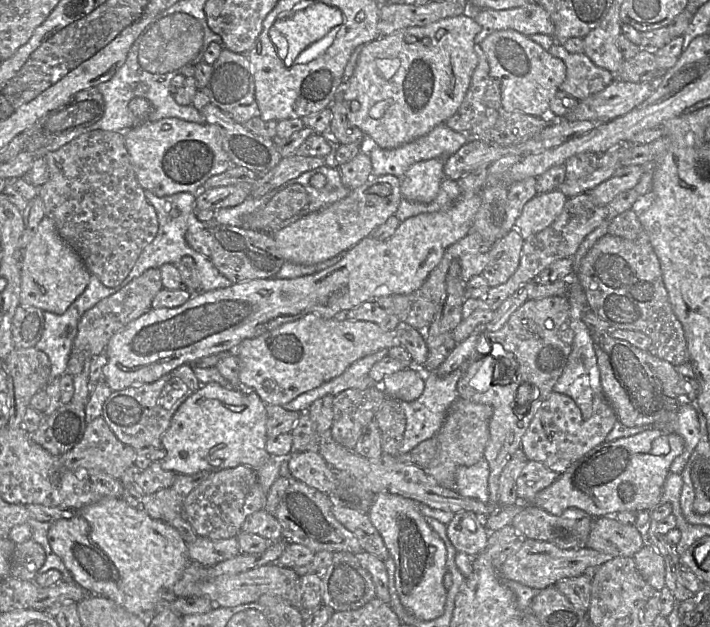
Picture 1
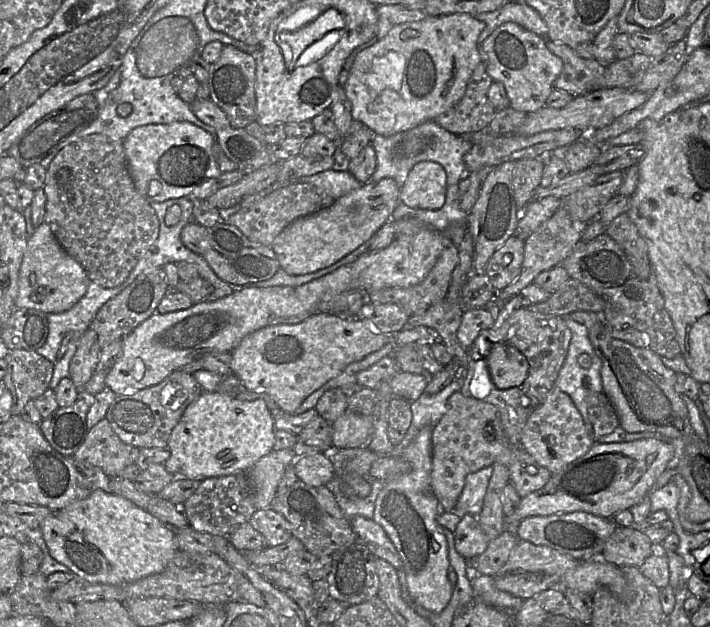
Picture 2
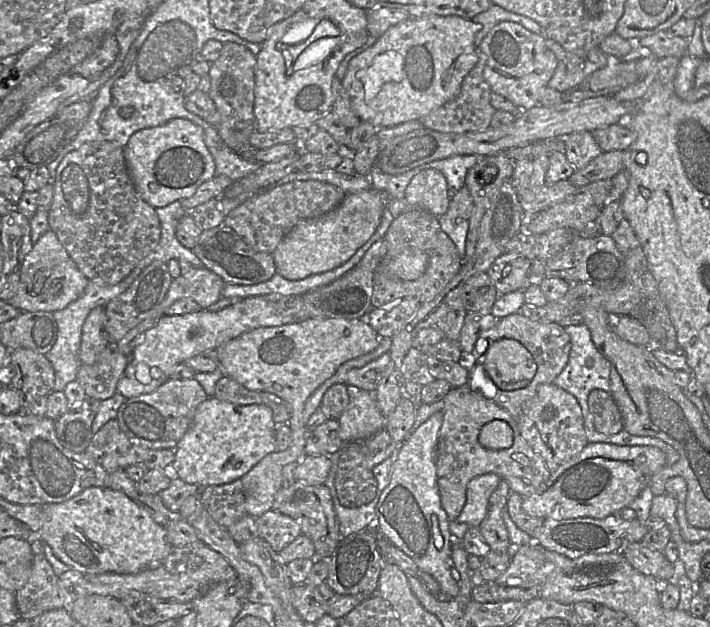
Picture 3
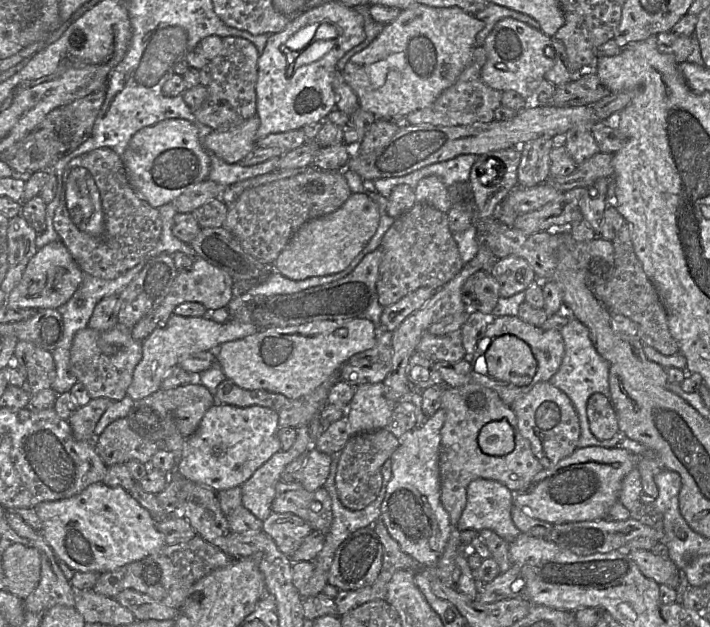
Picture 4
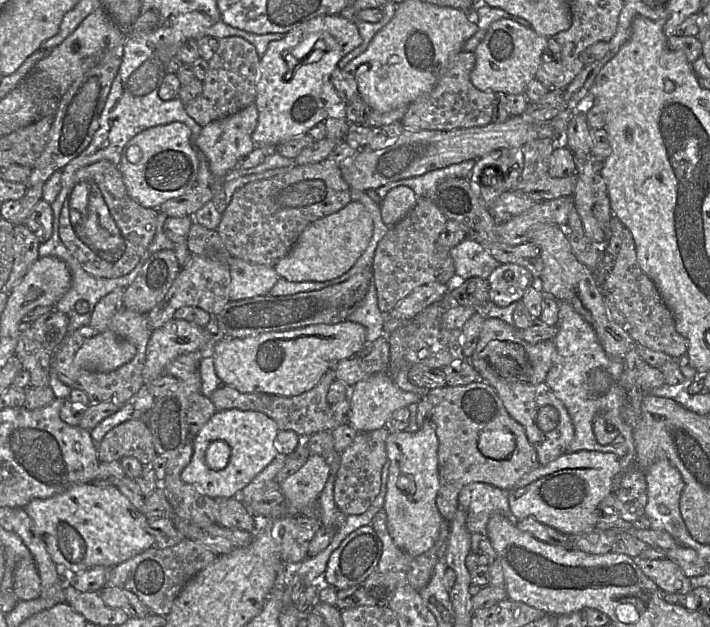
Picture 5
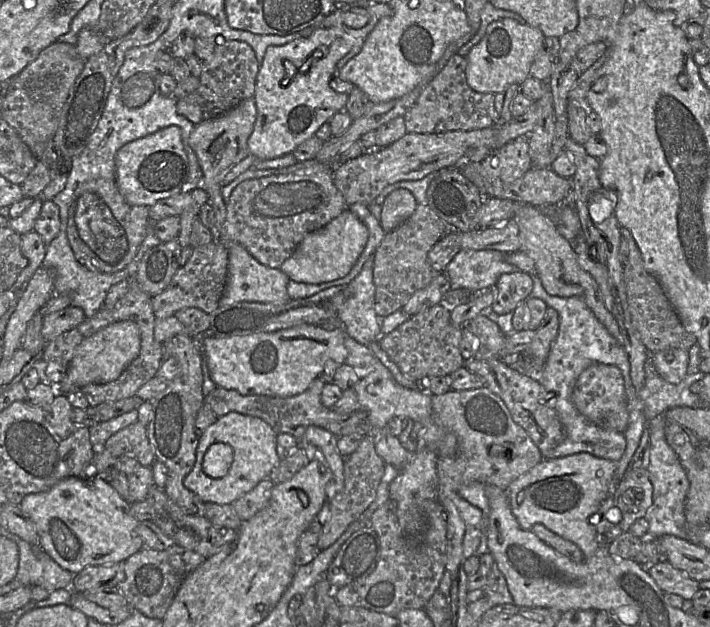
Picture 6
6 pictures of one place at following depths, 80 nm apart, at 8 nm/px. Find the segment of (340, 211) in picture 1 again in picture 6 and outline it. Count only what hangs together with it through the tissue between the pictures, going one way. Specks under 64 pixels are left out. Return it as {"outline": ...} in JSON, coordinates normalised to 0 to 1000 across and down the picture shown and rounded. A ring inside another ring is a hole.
{"outline":[[[489,332],[456,362],[432,373],[393,429],[408,447],[430,453],[452,453],[483,443],[511,402],[518,376],[517,360]]]}

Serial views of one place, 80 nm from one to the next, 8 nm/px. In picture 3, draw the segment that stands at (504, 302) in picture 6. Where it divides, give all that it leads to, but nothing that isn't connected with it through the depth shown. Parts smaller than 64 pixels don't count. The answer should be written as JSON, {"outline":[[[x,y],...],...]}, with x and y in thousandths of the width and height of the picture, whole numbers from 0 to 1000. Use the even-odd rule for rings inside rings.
{"outline":[[[710,402],[690,423],[686,437],[703,470],[737,464],[746,451],[746,423],[746,416],[738,408],[728,404]]]}

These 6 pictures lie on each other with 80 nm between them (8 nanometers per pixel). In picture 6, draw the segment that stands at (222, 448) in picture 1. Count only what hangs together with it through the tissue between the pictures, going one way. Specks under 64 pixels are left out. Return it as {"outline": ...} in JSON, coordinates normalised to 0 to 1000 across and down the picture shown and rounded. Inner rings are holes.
{"outline":[[[323,657],[307,665],[280,697],[276,734],[270,750],[259,762],[262,778],[273,785],[287,801],[327,804],[352,785],[369,766],[376,764],[390,745],[394,730],[389,719],[390,691],[373,671],[363,665]],[[301,707],[317,707],[327,713],[330,730],[327,742],[313,762],[297,762],[286,753],[286,730]]]}

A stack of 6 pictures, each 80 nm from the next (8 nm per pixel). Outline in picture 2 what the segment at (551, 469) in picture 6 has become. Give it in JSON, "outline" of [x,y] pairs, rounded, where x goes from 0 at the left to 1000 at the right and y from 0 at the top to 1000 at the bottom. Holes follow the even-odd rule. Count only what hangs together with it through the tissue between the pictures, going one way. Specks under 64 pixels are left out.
{"outline":[[[906,699],[886,705],[838,707],[831,718],[797,742],[789,751],[777,754],[769,774],[734,794],[731,807],[718,821],[711,823],[713,845],[723,845],[731,833],[746,823],[772,823],[808,815],[823,815],[849,826],[863,826],[875,813],[887,812],[901,802],[921,780],[925,762],[941,746],[949,726],[949,713],[925,699]]]}

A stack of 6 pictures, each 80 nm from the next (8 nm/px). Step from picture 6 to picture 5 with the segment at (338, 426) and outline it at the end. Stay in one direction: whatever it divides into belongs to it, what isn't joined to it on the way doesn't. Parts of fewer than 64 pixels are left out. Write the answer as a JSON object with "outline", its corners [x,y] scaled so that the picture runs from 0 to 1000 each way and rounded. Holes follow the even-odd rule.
{"outline":[[[465,587],[439,620],[420,632],[394,632],[363,625],[341,627],[327,616],[314,612],[303,620],[296,636],[306,656],[331,651],[342,656],[369,657],[389,673],[394,687],[411,686],[424,699],[432,699],[445,689],[469,687],[479,676],[489,673],[470,667],[461,640],[463,617],[472,606],[473,587]]]}

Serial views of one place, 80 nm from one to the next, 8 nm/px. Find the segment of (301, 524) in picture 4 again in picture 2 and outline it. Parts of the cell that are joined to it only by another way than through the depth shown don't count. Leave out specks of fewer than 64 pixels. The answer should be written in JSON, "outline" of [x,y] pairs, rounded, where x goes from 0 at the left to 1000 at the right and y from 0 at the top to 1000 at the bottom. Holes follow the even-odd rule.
{"outline":[[[383,810],[362,813],[351,834],[373,858],[377,872],[392,871],[411,858],[407,833]]]}

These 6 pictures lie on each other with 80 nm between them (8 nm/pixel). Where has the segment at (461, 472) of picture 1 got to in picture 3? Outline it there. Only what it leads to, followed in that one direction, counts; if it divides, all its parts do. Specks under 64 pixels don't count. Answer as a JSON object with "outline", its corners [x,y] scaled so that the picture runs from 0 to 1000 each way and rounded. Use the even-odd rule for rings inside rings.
{"outline":[[[694,754],[663,764],[656,777],[656,797],[642,829],[662,841],[673,841],[687,817],[689,794],[701,777],[706,762]]]}

